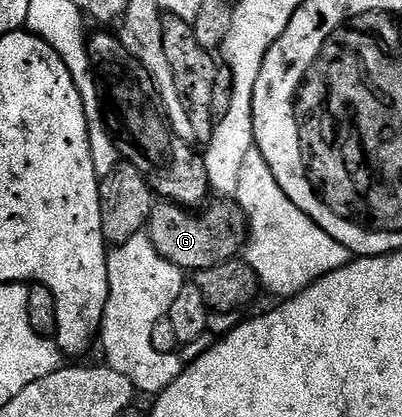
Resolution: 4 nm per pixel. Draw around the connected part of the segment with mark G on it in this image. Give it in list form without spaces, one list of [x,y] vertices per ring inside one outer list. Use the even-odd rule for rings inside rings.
[[[167,200],[157,201],[153,205],[146,232],[167,262],[185,272],[199,272],[223,262],[231,262],[239,255],[236,254],[239,250],[241,253],[245,249],[250,231],[243,208],[235,200],[214,202],[203,212],[193,212]]]

